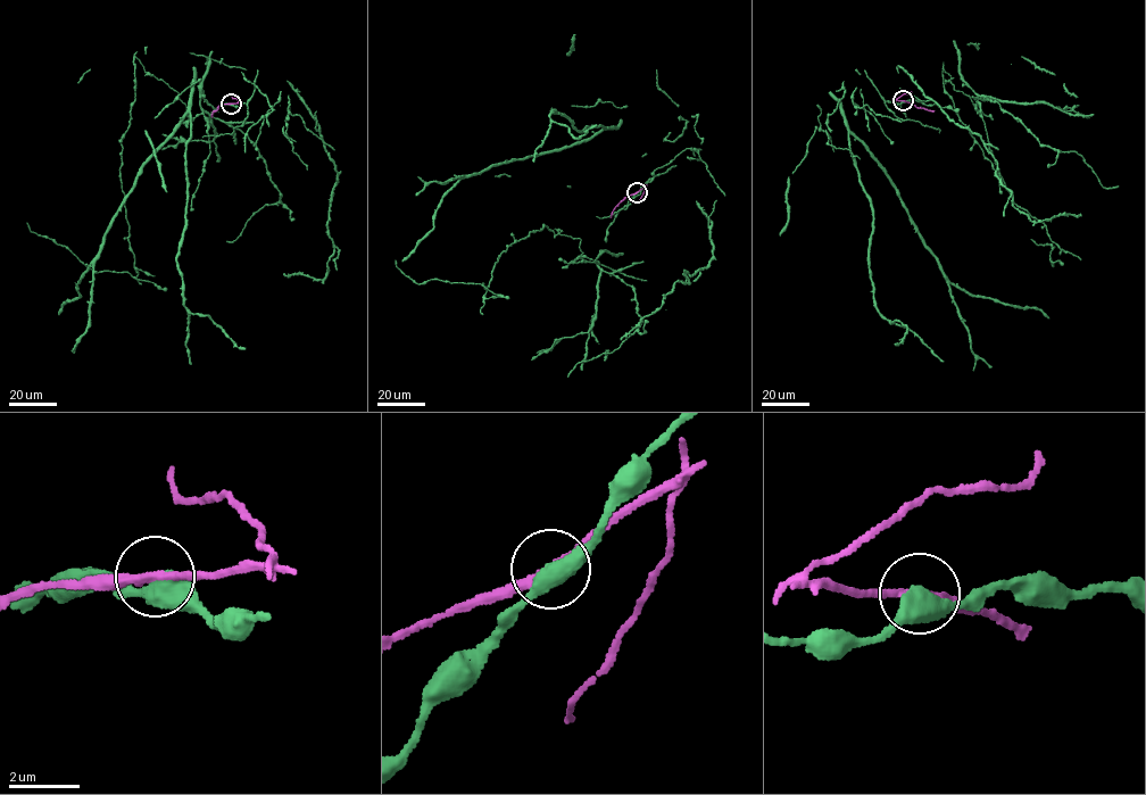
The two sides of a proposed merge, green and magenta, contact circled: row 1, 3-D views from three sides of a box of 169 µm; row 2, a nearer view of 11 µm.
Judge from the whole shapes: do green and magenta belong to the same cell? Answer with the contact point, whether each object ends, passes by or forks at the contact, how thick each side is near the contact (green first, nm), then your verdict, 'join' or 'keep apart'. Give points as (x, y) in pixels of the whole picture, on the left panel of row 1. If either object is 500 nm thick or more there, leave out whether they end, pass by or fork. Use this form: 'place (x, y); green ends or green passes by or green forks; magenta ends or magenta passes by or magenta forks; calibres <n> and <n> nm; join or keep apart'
place (231, 104); green passes by; magenta passes by; calibres 460 and 200 nm; keep apart

